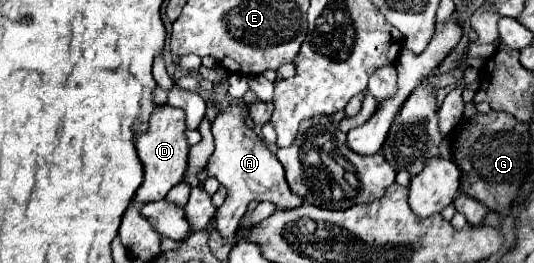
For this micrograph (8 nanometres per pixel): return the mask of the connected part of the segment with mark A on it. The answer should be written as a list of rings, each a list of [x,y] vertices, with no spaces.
[[[231,101],[227,107],[221,109],[221,113],[213,121],[213,137],[215,137],[215,151],[207,163],[209,177],[217,177],[223,187],[227,187],[227,199],[217,209],[217,231],[221,237],[231,239],[237,229],[239,221],[247,211],[247,205],[253,199],[271,201],[279,209],[293,209],[303,203],[301,197],[293,195],[287,181],[283,165],[277,161],[277,157],[265,147],[265,141],[255,135],[255,131],[249,127],[249,107],[239,105],[237,101]]]

